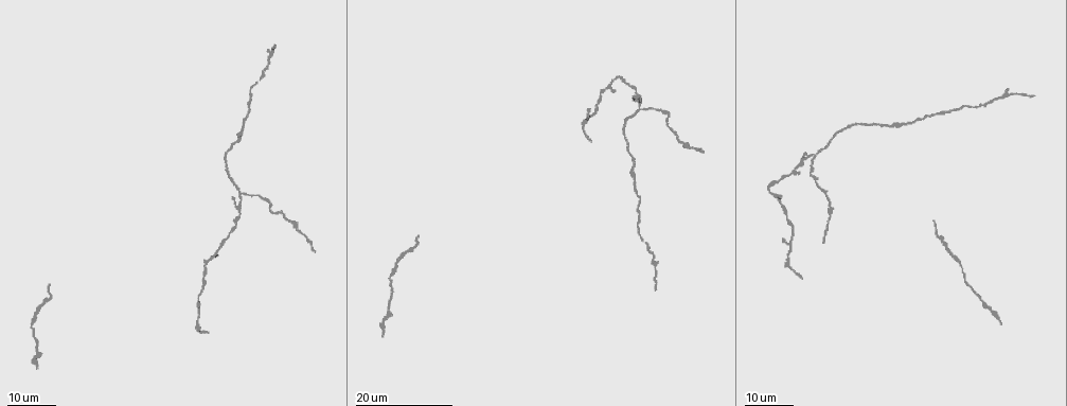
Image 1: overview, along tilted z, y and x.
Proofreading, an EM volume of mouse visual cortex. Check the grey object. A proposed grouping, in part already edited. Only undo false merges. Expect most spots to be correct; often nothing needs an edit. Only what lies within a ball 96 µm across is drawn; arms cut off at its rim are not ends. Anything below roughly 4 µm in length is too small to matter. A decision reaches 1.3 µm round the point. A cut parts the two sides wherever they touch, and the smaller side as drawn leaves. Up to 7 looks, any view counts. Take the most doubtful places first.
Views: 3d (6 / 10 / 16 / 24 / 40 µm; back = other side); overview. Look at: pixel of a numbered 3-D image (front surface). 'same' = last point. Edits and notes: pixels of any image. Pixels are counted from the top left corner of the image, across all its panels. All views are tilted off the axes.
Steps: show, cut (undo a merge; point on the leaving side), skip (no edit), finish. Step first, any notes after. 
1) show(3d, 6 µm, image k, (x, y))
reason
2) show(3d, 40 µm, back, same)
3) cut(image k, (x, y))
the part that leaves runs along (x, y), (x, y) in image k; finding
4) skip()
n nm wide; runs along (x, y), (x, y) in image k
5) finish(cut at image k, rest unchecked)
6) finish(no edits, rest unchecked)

show(3d, 16 µm, image 1, (640, 109))
three-way junction

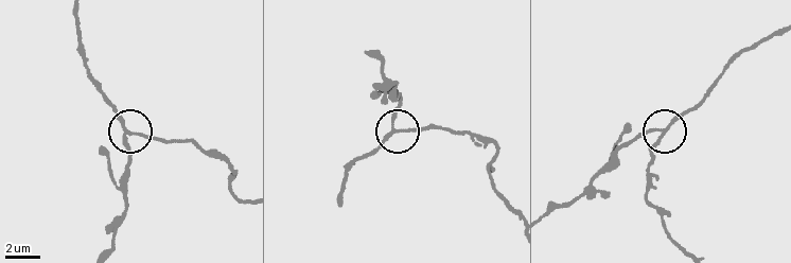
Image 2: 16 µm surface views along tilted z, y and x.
show(3d, 6 µm, image 2, (394, 129))

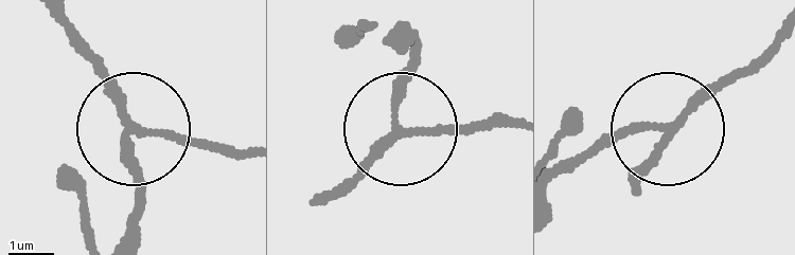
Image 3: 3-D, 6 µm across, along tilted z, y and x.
skip()
3 arms; runs along (411, 37), (401, 126), (509, 127) in image 3; one cell here

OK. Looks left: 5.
show(3d, 16 µm, image 1, (814, 178))

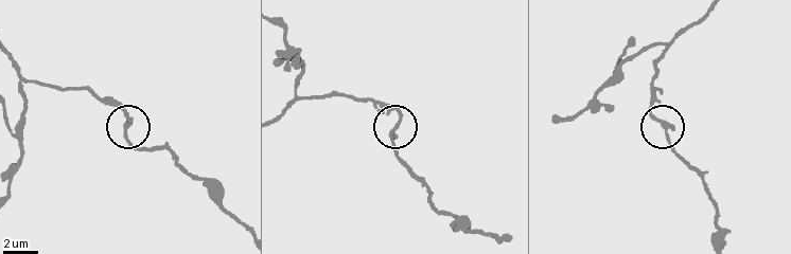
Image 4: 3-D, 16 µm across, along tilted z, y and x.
show(3d, 10 µm, image 4, (398, 122))

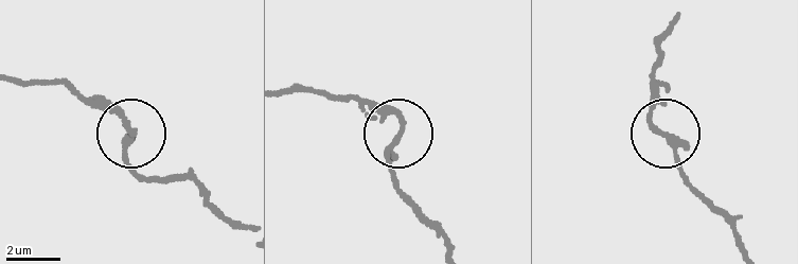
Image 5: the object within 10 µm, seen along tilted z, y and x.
skip()
runs along (19, 80), (59, 82), (107, 109), (128, 133), (134, 175) in image 5; one cell here

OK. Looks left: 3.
show(3d, 24 µm, image 1, (789, 241))
sudden change in width

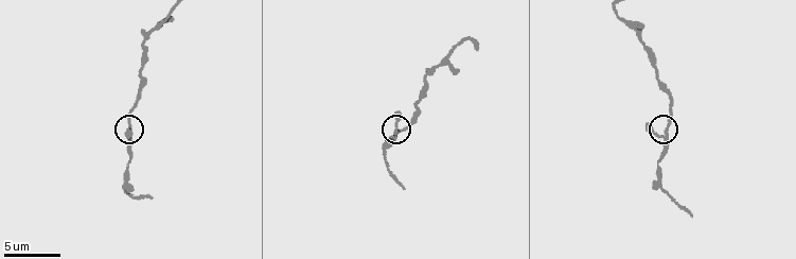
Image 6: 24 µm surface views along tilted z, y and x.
show(3d, 10 µm, image 6, (668, 129))

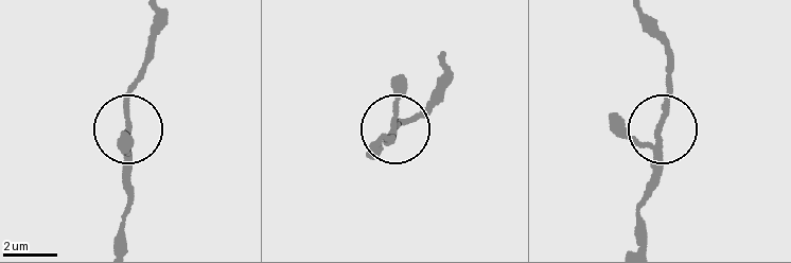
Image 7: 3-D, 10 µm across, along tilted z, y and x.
show(3d, 6 µm, image 7, (658, 130))

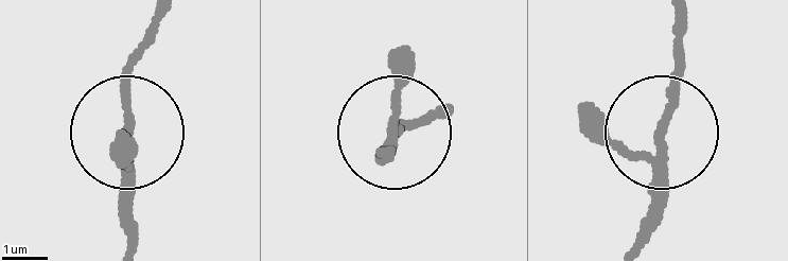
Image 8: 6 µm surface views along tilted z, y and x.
skip()
runs along (161, 16), (125, 82), (130, 236) in image 8; one cell here

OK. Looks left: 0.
finish(no edits, rest unchecked)

